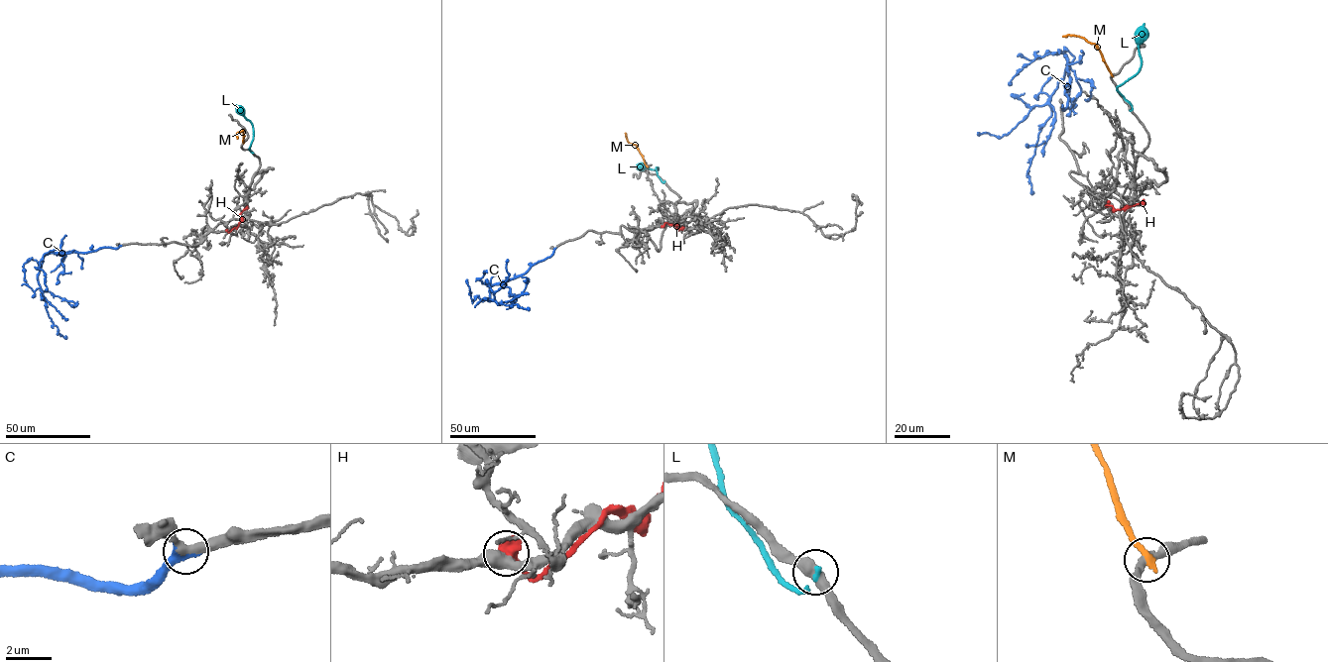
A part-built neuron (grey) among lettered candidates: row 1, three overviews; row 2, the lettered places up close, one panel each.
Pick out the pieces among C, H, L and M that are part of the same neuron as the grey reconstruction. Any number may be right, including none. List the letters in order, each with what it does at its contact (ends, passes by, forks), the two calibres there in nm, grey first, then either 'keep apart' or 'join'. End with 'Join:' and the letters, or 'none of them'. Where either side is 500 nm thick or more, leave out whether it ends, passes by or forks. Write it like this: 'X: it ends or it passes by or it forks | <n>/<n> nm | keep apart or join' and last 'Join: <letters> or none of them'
C: 320/550 nm | join
H: 460/650 nm | keep apart
L: it ends | 460/180 nm | keep apart
M: it ends | 300/320 nm | keep apart
Join: C

